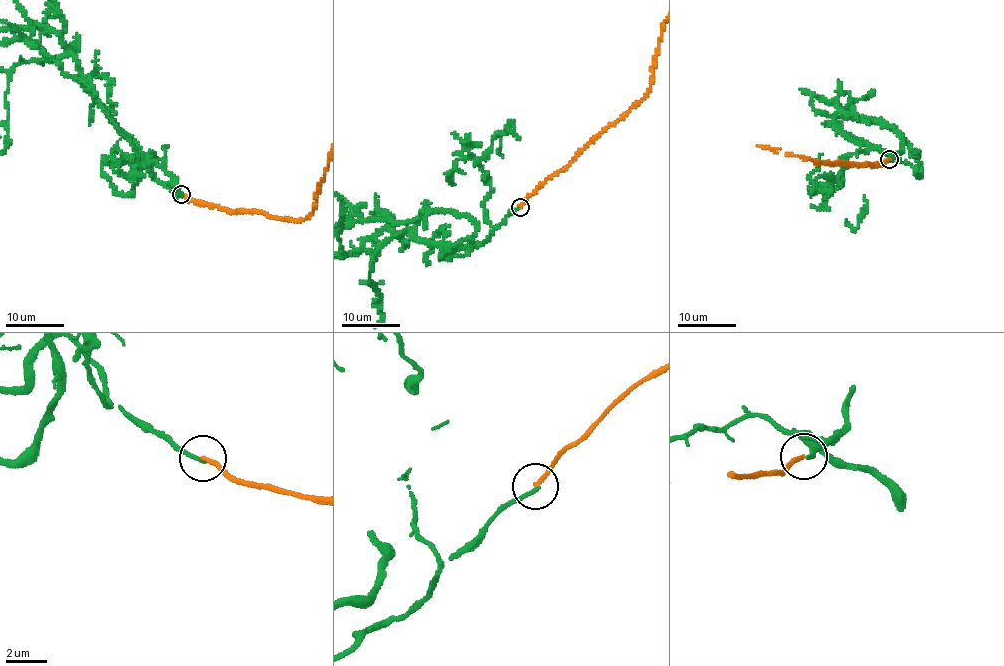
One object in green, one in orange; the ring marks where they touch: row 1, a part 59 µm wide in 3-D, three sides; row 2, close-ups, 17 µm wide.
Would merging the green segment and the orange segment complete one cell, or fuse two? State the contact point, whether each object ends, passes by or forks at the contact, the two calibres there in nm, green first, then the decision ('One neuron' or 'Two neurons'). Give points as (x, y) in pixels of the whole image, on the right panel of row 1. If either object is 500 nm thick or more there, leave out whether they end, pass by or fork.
Place: (889, 159). At the ring green ends. At the ring orange ends. Thickness 190 nm (green) against 200 nm. Two neurons

